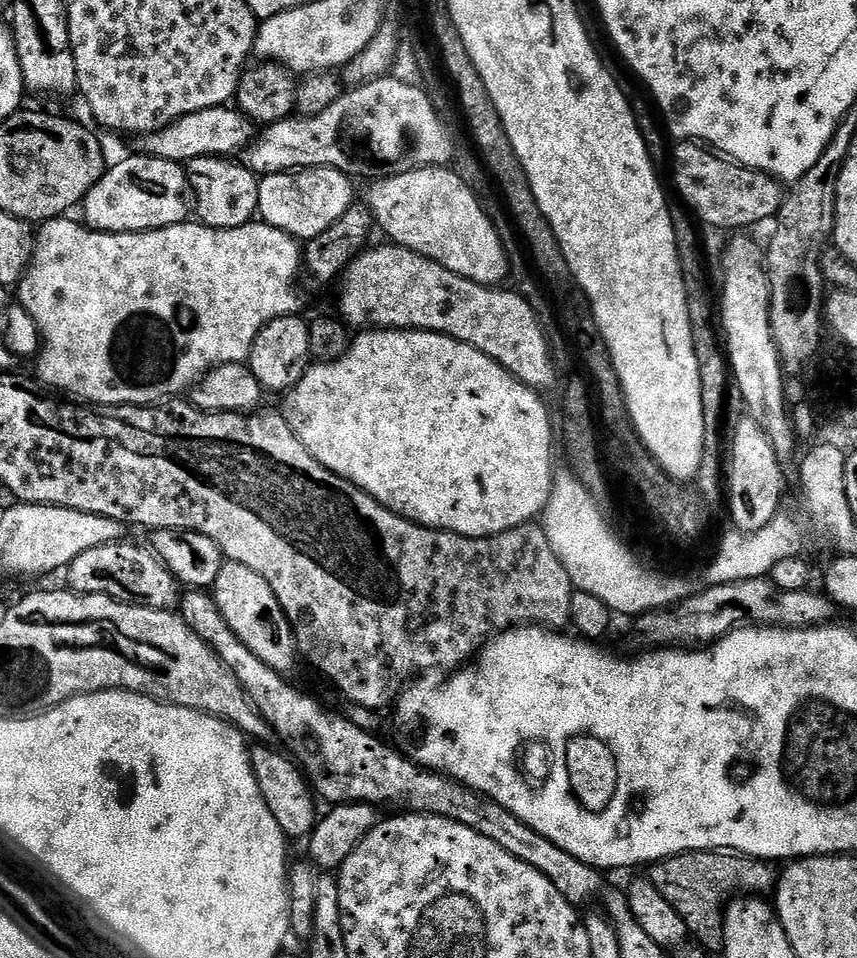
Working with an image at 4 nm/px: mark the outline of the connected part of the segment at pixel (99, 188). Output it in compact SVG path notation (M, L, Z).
M139 154L128 156L109 167L104 175L82 199L84 220L91 231L149 232L171 224L185 223L190 212L190 180L177 161L160 160L156 156Z

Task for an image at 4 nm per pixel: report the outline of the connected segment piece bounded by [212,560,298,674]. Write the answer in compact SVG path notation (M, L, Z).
M225 561L213 584L212 597L232 633L255 657L266 662L278 673L288 673L294 660L298 658L297 642L278 598L274 596L265 579L255 574L249 567Z

